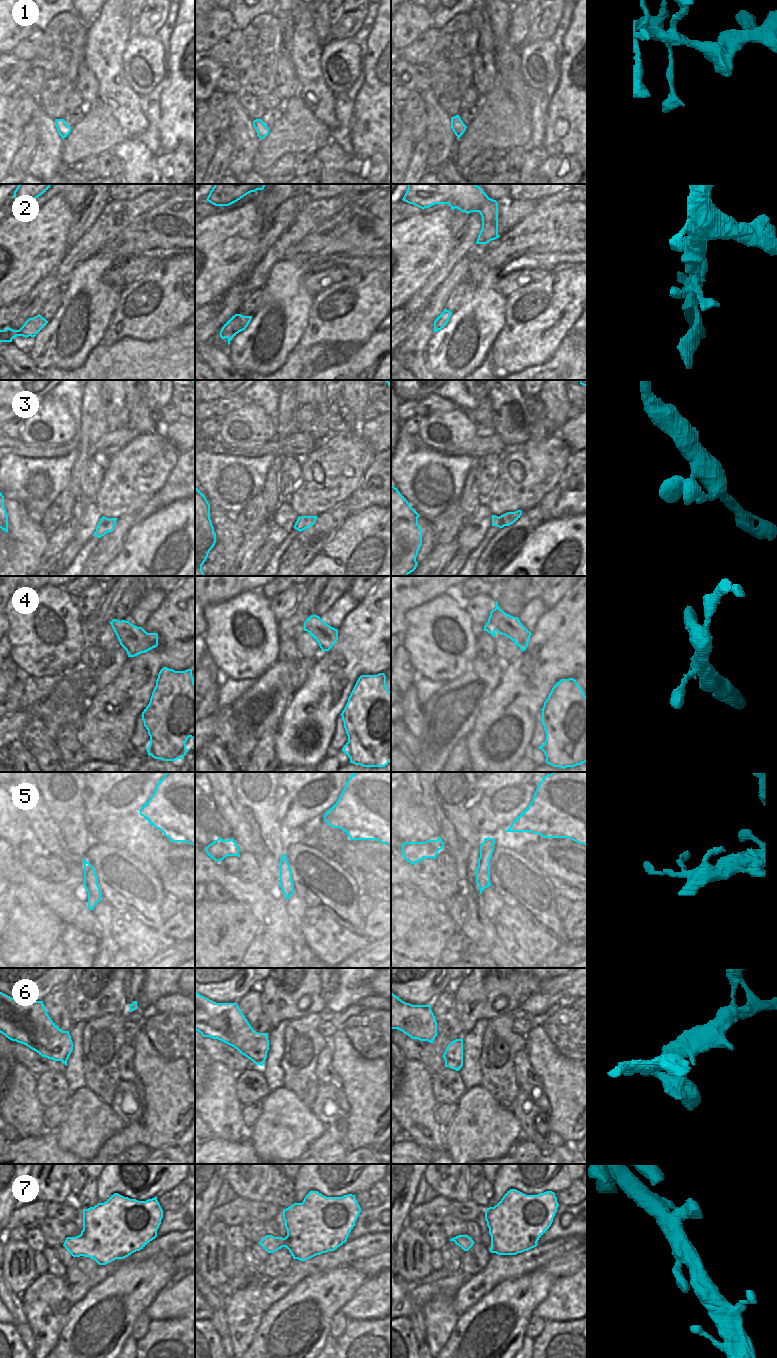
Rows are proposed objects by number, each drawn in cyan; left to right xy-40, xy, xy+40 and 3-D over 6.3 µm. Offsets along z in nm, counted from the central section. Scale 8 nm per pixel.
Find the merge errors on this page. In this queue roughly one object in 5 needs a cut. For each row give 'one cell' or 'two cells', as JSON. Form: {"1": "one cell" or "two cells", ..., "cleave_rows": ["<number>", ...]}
{"1": "one cell", "2": "one cell", "3": "one cell", "4": "one cell", "5": "one cell", "6": "one cell", "7": "one cell", "cleave_rows": []}

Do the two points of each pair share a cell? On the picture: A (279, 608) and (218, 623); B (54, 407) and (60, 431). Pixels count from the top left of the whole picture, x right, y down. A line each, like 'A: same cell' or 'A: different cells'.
A: different cells
B: same cell

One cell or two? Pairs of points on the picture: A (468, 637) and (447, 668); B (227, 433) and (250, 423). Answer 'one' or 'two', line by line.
A: one
B: one

